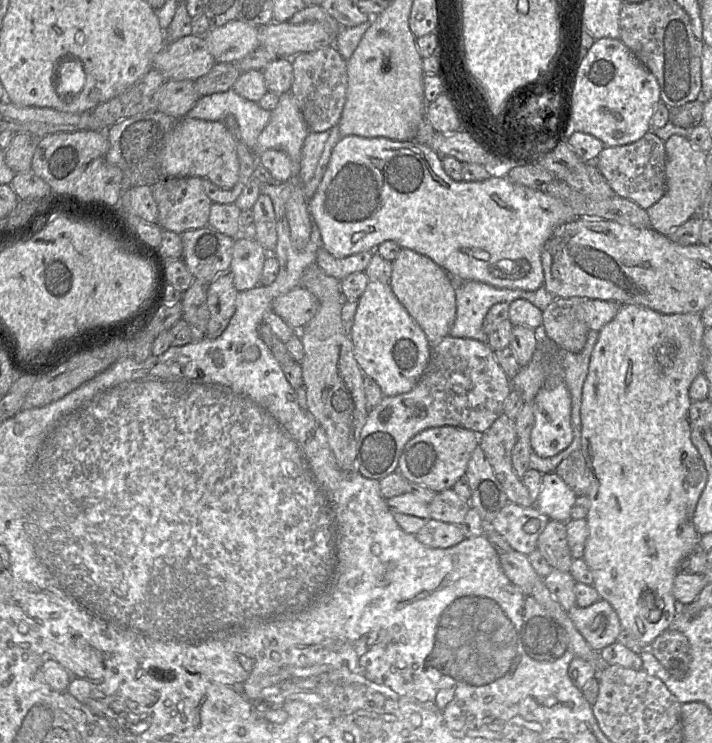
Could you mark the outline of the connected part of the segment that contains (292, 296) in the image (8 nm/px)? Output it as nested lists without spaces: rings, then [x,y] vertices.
[[[298,286],[277,297],[272,303],[272,311],[280,316],[296,331],[301,331],[314,317],[319,303],[305,287]]]

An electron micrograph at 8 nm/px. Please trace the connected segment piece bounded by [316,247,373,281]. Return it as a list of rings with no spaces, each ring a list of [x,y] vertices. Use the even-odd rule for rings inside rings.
[[[320,247],[317,250],[316,263],[327,275],[341,281],[351,273],[364,272],[372,254],[373,252],[363,251],[344,258],[336,258]]]

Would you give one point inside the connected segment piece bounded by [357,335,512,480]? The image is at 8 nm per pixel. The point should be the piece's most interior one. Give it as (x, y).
(463, 385)

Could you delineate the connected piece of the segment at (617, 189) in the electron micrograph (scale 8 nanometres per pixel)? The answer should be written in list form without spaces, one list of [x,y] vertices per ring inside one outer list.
[[[648,131],[641,139],[628,145],[605,146],[595,165],[617,195],[632,200],[645,210],[666,192],[665,142],[653,131]]]

